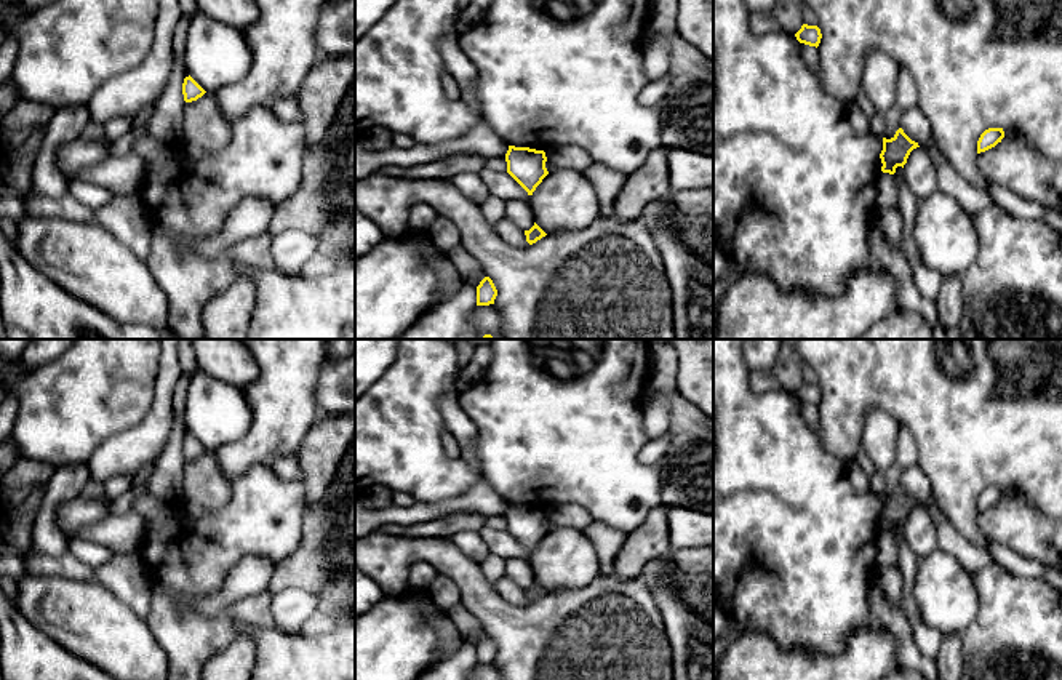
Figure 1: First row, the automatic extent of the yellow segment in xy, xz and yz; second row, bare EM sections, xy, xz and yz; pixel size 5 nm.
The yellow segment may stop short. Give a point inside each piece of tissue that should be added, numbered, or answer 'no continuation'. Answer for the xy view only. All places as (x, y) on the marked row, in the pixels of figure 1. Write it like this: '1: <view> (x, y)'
no continuation

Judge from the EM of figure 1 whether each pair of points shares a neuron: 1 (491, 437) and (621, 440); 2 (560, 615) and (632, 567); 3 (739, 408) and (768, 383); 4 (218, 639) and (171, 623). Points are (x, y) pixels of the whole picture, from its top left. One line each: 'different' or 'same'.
1: same
2: different
3: different
4: same

